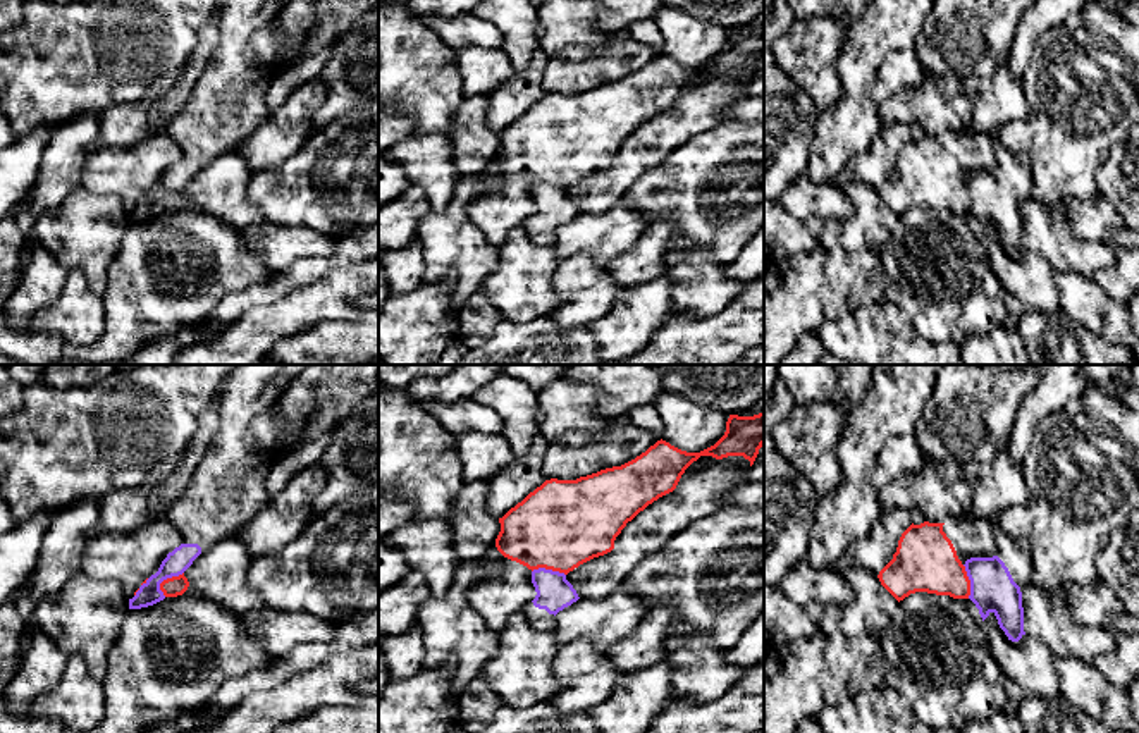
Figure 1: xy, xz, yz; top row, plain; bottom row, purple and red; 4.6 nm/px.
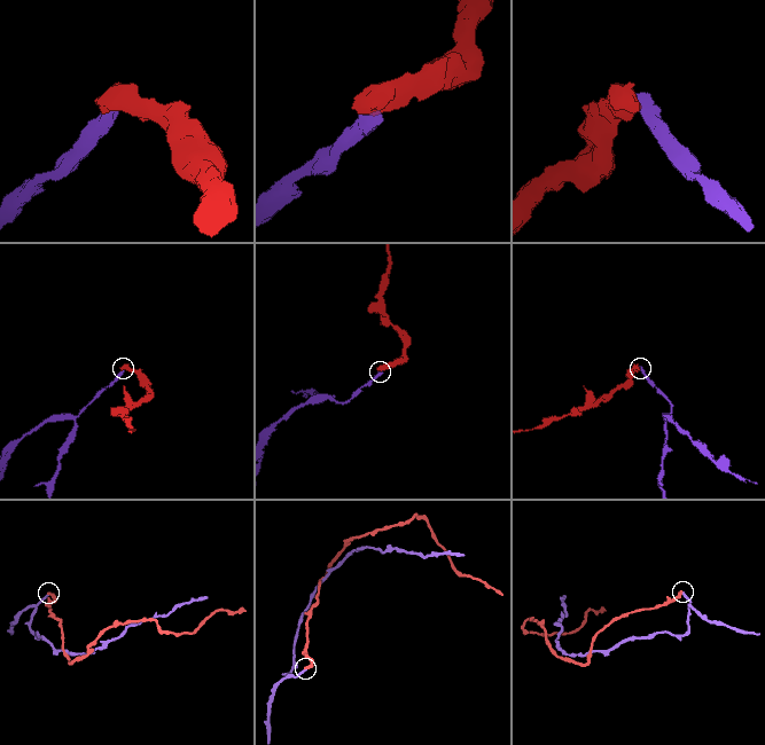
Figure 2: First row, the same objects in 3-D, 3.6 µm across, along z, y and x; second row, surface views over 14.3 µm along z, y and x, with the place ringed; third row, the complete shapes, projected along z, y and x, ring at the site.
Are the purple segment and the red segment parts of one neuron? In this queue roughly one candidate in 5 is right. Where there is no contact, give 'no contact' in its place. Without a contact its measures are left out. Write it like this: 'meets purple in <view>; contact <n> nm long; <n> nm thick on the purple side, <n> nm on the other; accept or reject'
meets purple in xy; contact 150 nm long; 110 nm thick on the purple side, 90 nm on the other; reject

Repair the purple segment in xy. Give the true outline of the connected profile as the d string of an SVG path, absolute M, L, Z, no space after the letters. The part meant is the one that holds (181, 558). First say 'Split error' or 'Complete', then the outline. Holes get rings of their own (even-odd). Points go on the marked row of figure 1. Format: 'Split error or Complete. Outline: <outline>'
Split error. Outline: M237 365L224 379L213 439L184 492L163 513L186 542L167 554L158 571L129 599L129 609L163 601L163 580L182 575L203 551L236 535L270 502L265 477L277 453L249 432L249 423L270 410L306 366Z

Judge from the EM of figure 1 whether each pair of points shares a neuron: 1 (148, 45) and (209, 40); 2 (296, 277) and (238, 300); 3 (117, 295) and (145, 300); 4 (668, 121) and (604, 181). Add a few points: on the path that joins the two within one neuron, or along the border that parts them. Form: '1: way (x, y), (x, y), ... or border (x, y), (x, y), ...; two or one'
1: border (212, 18), (200, 30), (186, 62), (172, 76); two
2: way (283, 284), (272, 293), (252, 296); one
3: way (124, 300), (138, 300); one
4: way (652, 136), (620, 169); one

